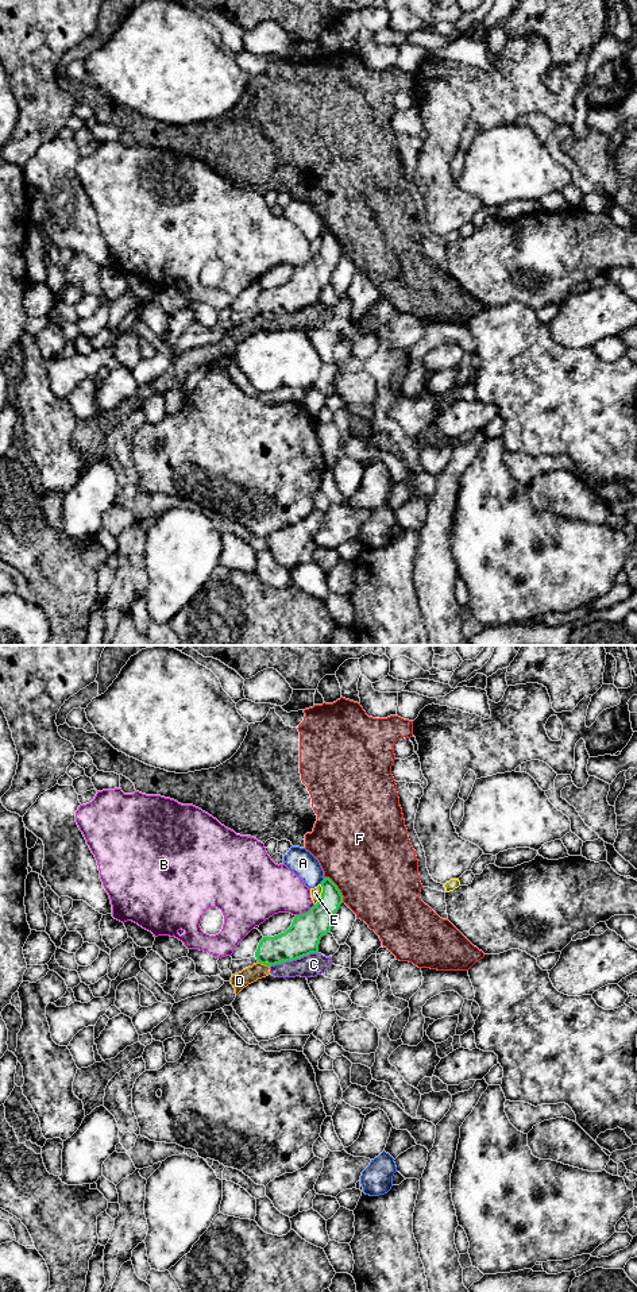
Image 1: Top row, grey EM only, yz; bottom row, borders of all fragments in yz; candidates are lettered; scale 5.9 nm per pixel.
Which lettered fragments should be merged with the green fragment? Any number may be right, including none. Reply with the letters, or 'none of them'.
none of them

